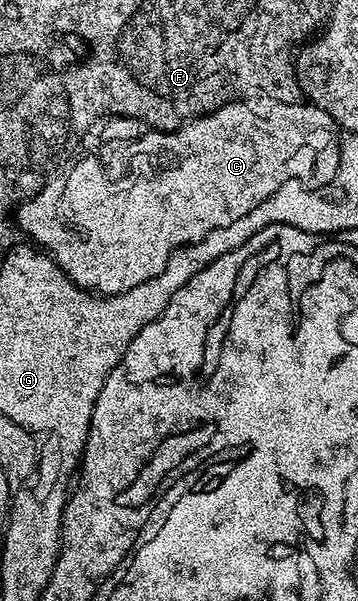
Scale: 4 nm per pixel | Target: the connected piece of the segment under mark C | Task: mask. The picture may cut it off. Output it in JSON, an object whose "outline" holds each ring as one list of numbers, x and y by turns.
{"outline":[[232,102,221,106,216,112,208,112,206,116,196,116,195,119,186,121,181,128,144,131,145,134,140,140,131,140,128,144,119,144,116,148,109,149,107,160,102,160,99,156,87,156,84,160,79,161,76,159,70,165,70,167,72,166,71,173,63,180,63,193,59,196,59,212,67,224,58,224,55,221,55,188,54,183,48,182,34,196,18,205,18,227,21,229,22,235,24,232,25,235,32,236,32,238,27,238,34,241,40,249,45,250,46,255,59,265,60,270,77,287,101,296,116,296,133,290,133,286,141,286,141,282,163,272,169,258,178,248,184,248,187,244,205,238,205,234,209,234,213,230,229,226,229,222,237,222,237,218,245,218,245,214,249,214,249,210,253,210,253,206,261,206,261,202,265,202,265,198,269,198,269,194,276,192,285,182,300,180,308,188,324,188,328,182,335,179,341,159,341,129,335,119,329,114,325,114,325,110,321,110,316,104,302,103,279,104,276,108,269,109,264,116,255,116,254,110,246,108,243,102]]}

